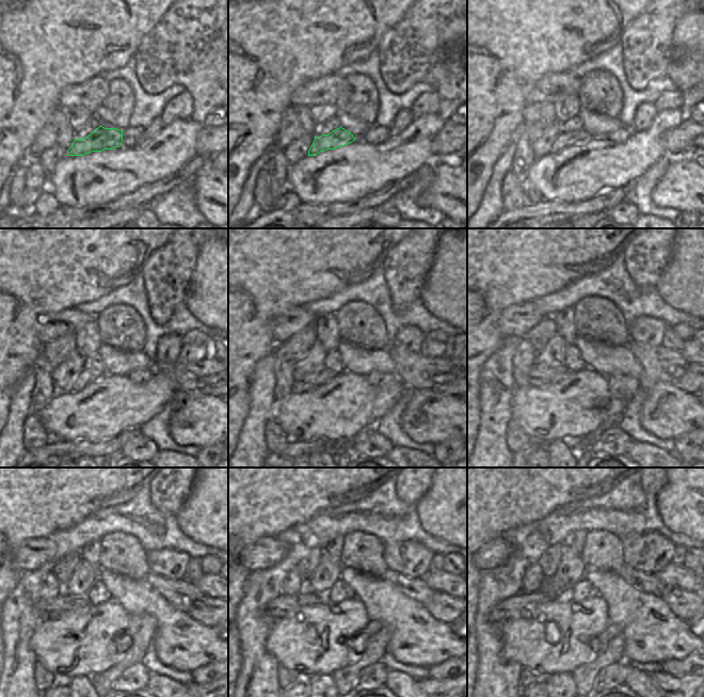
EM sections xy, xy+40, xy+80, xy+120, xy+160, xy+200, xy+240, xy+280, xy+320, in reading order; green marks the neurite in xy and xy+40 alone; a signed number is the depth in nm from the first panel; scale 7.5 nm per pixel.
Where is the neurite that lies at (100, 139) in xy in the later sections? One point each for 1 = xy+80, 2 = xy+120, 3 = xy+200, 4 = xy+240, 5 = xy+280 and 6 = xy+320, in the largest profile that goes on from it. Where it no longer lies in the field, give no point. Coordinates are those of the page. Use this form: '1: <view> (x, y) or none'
1: xy+80 (563, 140)
2: xy+120 (85, 378)
3: xy+200 (540, 376)
4: xy+240 (51, 608)
5: xy+280 (283, 606)
6: xy+320 (511, 607)

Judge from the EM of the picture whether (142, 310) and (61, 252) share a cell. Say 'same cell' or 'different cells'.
different cells

